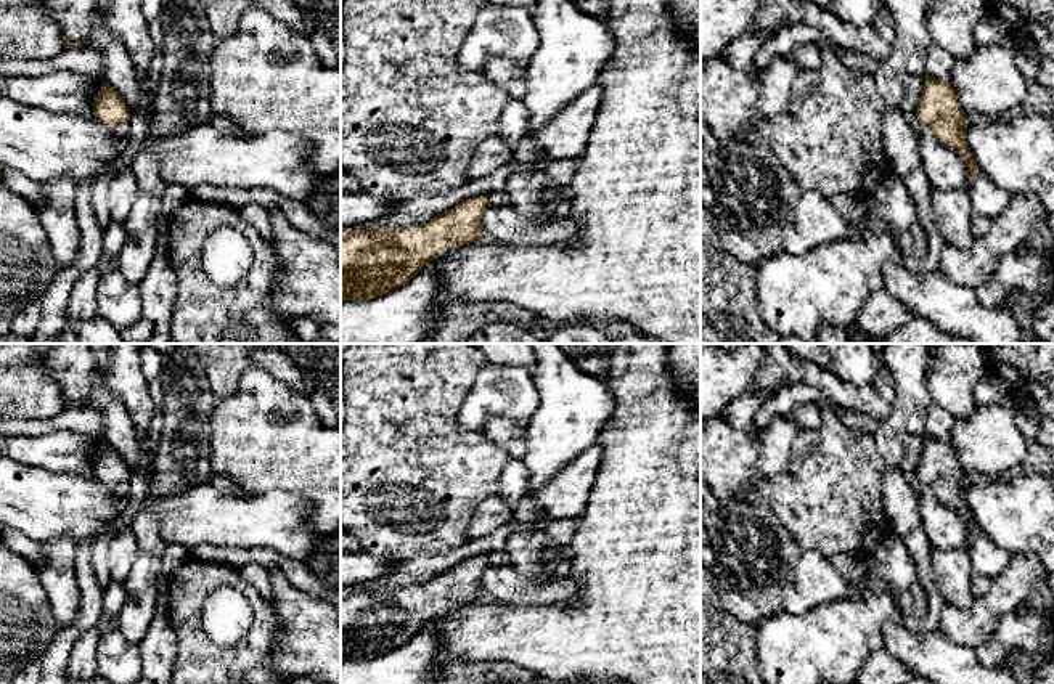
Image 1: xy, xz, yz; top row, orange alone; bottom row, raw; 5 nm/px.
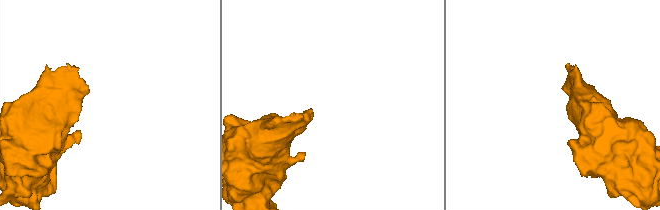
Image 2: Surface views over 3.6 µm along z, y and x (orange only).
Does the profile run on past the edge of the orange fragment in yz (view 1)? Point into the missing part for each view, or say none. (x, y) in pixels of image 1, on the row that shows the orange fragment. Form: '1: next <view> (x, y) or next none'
1: next yz (915, 124)

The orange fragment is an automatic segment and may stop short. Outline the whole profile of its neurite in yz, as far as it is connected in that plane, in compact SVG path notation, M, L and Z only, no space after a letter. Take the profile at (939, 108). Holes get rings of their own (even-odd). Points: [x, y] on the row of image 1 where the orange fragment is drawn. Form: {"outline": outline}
{"outline": "M925 77L922 96L916 108L916 119L909 127L917 136L922 125L933 130L937 140L956 149L967 162L969 180L978 172L977 162L966 143L966 112L950 82Z"}

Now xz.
{"outline": "M476 196L421 225L382 226L371 231L341 228L341 299L368 300L384 295L415 278L448 247L476 242L482 236L487 196Z"}

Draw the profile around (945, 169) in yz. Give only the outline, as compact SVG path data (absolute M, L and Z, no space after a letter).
M927 125L921 127L916 140L921 165L932 188L945 191L967 188L969 167L956 149L940 143Z

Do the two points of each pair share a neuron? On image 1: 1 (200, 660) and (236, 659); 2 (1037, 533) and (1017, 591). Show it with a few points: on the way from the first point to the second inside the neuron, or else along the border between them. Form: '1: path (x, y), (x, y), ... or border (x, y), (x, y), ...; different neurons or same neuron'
1: path (209, 660), (227, 660); same neuron
2: border (1013, 553), (1033, 553), (1037, 556); different neurons

